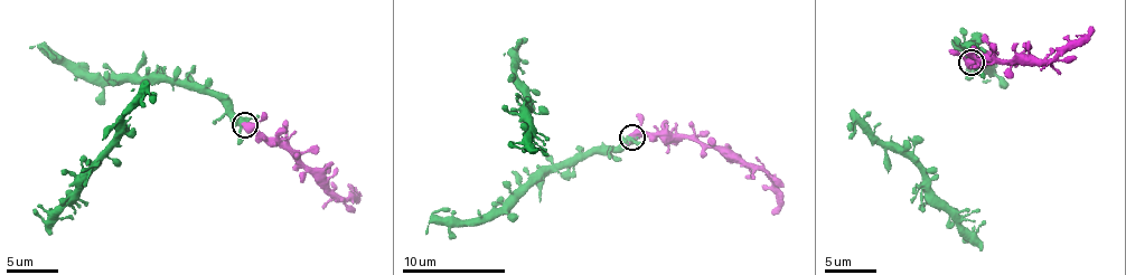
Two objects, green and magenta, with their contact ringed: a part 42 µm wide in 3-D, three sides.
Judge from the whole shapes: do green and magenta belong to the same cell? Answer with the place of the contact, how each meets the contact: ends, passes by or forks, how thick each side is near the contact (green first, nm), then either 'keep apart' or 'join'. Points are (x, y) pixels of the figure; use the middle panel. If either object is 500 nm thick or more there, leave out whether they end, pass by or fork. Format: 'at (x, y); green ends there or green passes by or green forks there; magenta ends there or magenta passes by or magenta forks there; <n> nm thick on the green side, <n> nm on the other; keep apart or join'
at (632, 136); green forks there; magenta forks there; 420 nm thick on the green side, 360 nm on the other; join

